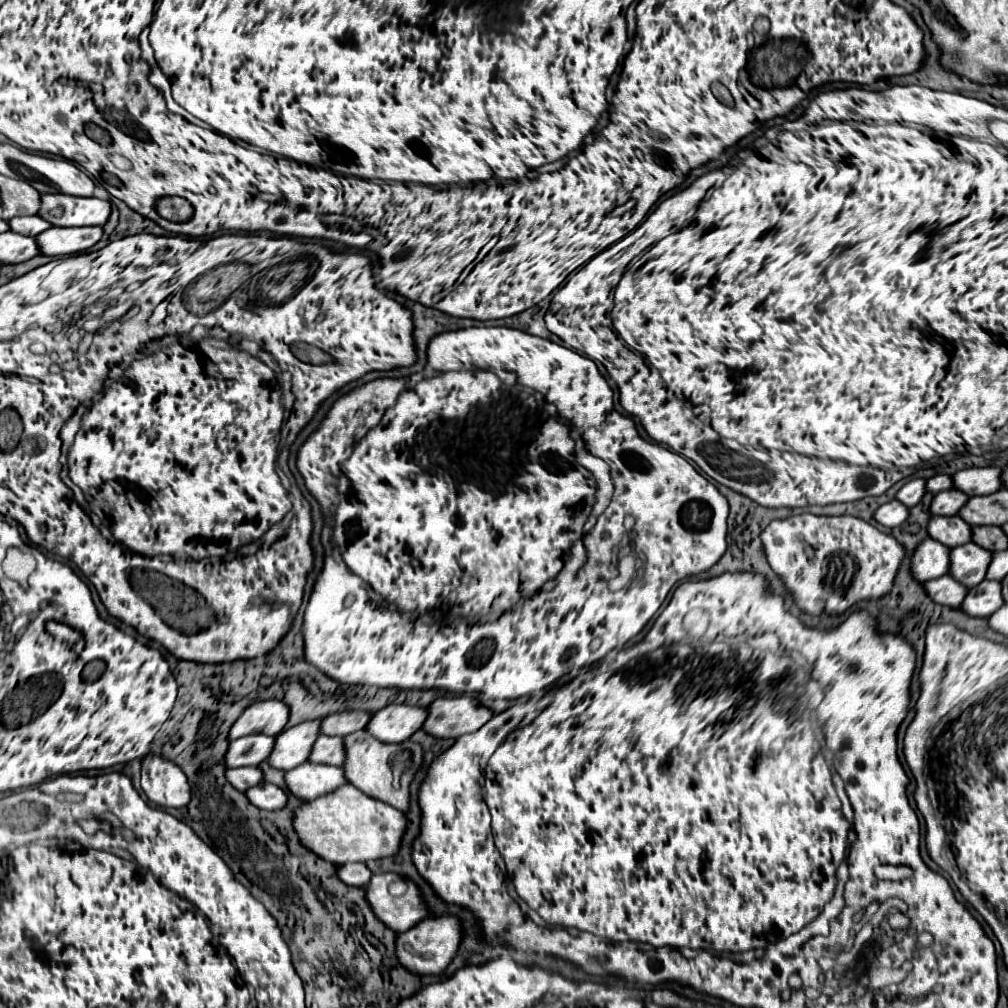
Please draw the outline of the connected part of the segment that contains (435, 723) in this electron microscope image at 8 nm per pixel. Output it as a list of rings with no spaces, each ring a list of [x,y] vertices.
[[[475,695],[439,697],[427,707],[423,729],[433,737],[459,737],[481,729],[493,713],[483,707]]]

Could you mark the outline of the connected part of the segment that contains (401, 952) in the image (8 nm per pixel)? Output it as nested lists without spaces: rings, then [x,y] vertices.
[[[445,915],[439,919],[423,919],[409,931],[397,935],[395,941],[395,955],[397,961],[413,975],[441,975],[451,959],[455,957],[461,943],[461,925],[457,917]]]

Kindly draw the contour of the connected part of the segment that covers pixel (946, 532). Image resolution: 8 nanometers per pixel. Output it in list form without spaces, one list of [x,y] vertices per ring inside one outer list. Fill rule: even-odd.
[[[959,515],[931,517],[927,533],[935,541],[949,541],[947,547],[957,547],[971,541],[971,525],[967,525]]]

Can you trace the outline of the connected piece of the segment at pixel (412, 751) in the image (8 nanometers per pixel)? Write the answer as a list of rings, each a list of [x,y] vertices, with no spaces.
[[[355,731],[353,735],[343,737],[343,747],[345,747],[345,763],[341,769],[345,773],[347,783],[357,787],[365,795],[389,803],[391,807],[405,813],[409,807],[409,783],[423,763],[421,745],[413,741],[381,743],[367,731]]]

